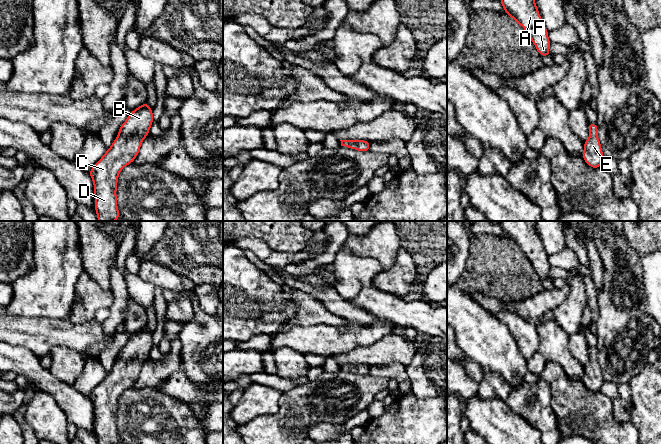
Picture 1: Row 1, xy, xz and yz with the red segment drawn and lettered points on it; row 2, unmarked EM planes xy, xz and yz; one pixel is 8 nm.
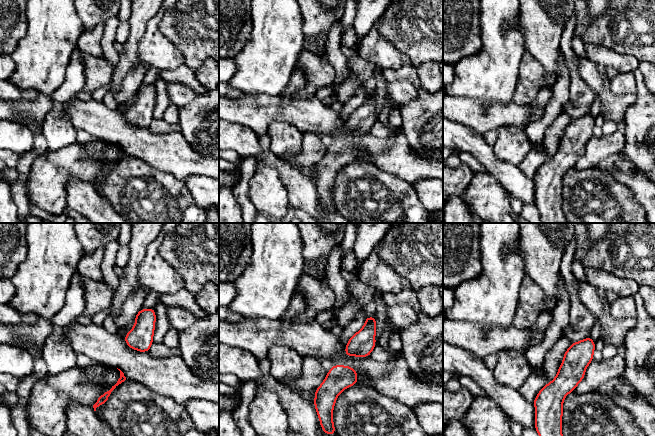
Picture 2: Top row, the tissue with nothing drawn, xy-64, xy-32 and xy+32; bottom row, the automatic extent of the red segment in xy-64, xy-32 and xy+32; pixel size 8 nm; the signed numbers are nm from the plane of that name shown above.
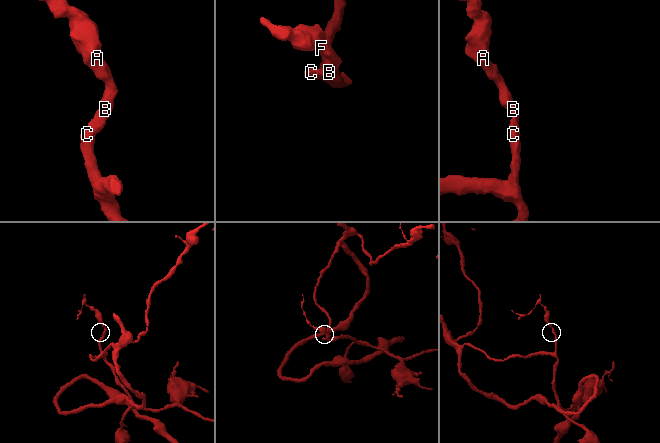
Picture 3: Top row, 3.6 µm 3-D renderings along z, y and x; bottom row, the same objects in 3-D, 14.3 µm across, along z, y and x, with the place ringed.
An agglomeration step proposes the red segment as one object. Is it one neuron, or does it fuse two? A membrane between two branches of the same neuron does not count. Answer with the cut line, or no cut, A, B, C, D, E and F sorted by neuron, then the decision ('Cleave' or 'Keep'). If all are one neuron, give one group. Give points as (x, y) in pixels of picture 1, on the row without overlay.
No split. Groups: A B C D E F. Keep

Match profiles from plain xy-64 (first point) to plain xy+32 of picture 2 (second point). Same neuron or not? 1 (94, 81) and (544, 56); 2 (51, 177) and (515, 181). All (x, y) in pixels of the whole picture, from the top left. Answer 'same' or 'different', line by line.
1: different
2: different

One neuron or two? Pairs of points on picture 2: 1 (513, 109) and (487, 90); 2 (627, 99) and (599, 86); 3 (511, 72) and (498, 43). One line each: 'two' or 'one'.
1: two
2: one
3: one

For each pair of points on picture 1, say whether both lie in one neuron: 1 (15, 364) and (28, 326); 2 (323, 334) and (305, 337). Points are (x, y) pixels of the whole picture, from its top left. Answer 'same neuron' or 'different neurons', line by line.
1: different neurons
2: same neuron

